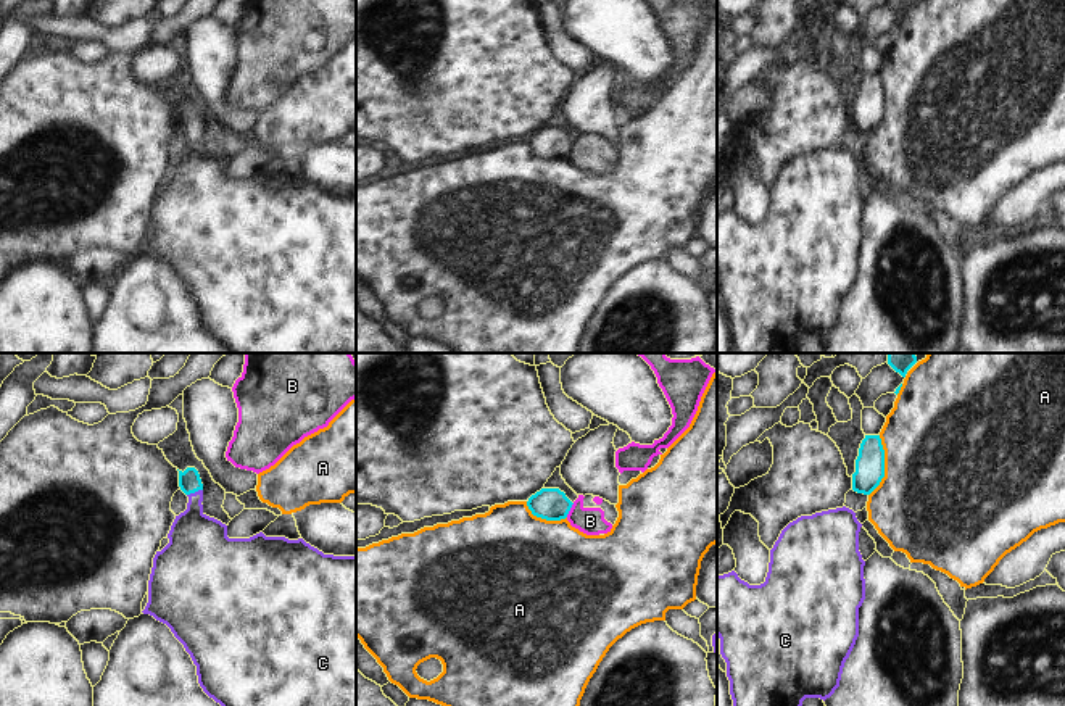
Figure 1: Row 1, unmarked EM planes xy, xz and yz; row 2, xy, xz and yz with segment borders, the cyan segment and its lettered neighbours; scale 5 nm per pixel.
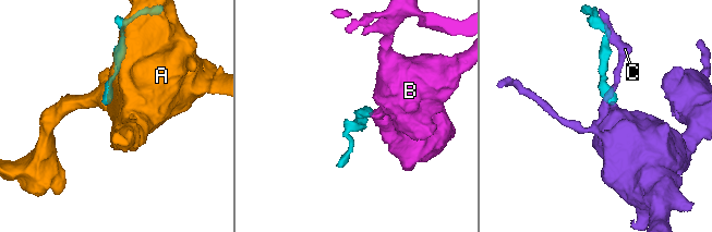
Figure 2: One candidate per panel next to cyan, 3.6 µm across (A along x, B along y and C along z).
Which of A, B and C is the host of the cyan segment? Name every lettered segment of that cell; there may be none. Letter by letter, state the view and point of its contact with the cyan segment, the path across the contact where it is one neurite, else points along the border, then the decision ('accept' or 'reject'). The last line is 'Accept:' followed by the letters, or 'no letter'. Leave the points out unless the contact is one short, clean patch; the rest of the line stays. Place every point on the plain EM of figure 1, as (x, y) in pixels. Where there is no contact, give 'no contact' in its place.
A: contact yz (883, 105); reject
B: contact xz (569, 149); border xz (574, 142), (566, 155); reject
C: contact xy (194, 131); way xy (189, 120), (194, 131), (194, 173), (197, 181); accept
Accept: C

